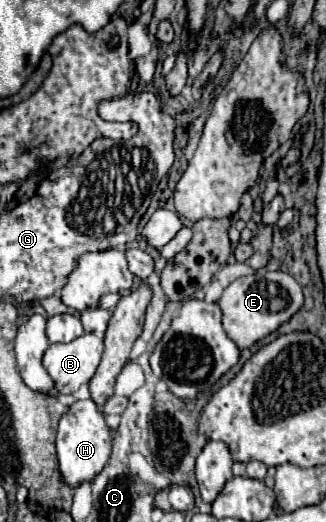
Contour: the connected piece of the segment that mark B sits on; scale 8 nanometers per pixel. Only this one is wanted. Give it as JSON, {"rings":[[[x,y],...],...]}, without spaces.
{"rings":[[[92,332],[66,344],[50,344],[44,352],[44,368],[54,378],[60,394],[72,394],[90,382],[100,362],[104,344]]]}

